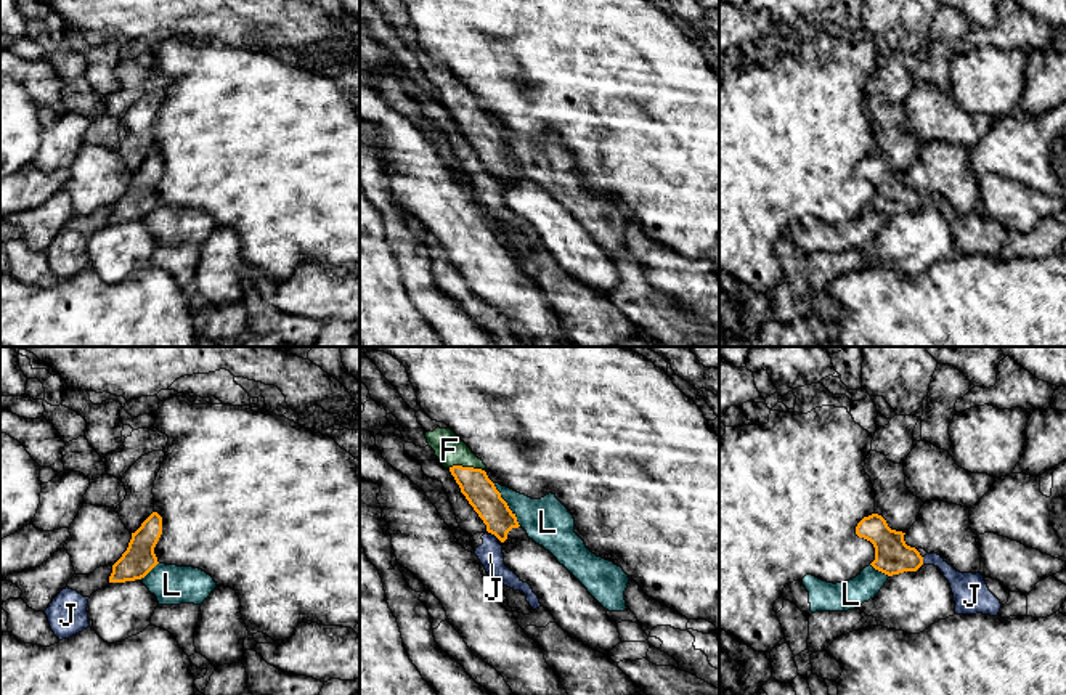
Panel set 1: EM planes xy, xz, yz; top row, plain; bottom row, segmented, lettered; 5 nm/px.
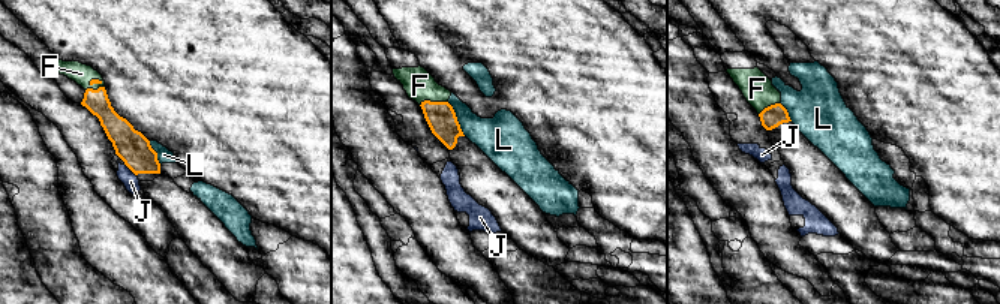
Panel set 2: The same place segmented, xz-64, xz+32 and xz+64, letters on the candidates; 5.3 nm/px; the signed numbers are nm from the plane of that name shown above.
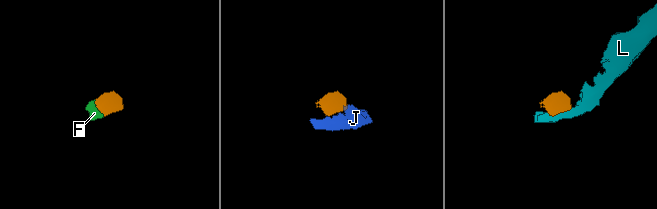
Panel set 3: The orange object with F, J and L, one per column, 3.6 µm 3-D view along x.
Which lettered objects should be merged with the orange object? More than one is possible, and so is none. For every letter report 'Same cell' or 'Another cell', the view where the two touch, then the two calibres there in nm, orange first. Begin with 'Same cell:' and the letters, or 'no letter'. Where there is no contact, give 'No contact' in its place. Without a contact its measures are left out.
Same cell: F
F: Same cell. Touches orange in xz. Thickness 160 nm (orange) against 150 nm
J: Another cell. Touches orange in yz. Thickness 180 nm (orange) against 130 nm
L: Another cell. Touches orange in xz. Thickness 160 nm (orange) against 240 nm

